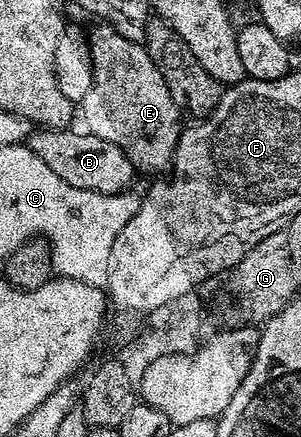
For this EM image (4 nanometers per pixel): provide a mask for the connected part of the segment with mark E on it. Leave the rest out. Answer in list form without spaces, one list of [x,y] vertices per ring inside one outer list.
[[[106,23],[96,24],[96,29],[93,28],[89,33],[91,43],[91,70],[93,71],[93,87],[89,87],[89,95],[85,95],[85,99],[81,102],[81,117],[83,113],[83,121],[86,132],[99,136],[103,140],[107,140],[111,144],[115,144],[128,156],[132,161],[136,170],[144,169],[147,173],[159,173],[163,168],[172,164],[175,148],[179,142],[181,132],[181,124],[179,125],[179,117],[181,118],[181,110],[177,107],[177,103],[173,103],[173,95],[169,95],[169,87],[165,87],[165,79],[161,79],[161,71],[157,71],[157,67],[153,63],[153,59],[149,59],[146,49],[137,41],[125,39],[124,35],[119,35],[111,25]]]

